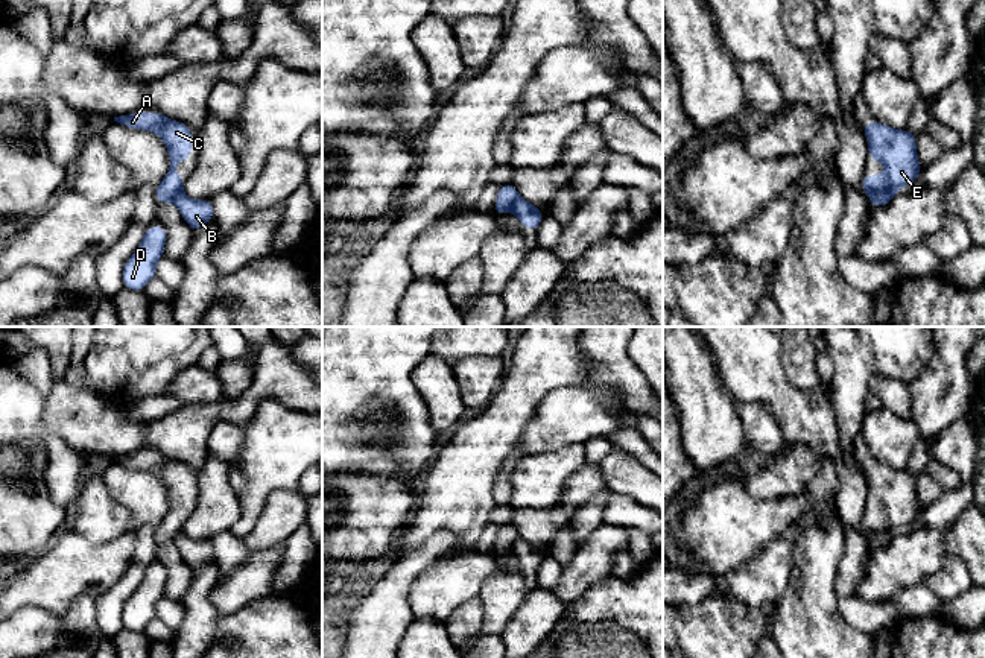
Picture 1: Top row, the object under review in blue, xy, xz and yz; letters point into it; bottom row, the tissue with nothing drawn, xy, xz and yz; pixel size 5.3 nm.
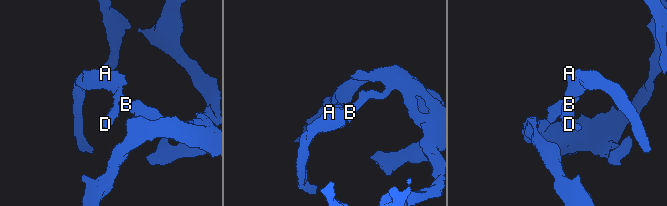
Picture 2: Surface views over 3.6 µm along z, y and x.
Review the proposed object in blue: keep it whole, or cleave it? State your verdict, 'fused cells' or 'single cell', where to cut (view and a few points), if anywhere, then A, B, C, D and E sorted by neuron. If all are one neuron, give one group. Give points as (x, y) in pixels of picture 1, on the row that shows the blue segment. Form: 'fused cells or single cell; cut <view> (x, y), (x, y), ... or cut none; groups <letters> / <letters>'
fused cells; cut yz (896, 187), (882, 190), (871, 202); groups A C D E / B

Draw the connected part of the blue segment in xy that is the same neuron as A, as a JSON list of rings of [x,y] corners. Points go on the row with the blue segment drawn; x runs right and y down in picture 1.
[[[137,111],[128,115],[114,117],[114,122],[129,129],[150,131],[164,141],[169,150],[169,170],[157,185],[155,199],[158,204],[173,202],[185,182],[184,176],[176,175],[176,163],[187,161],[192,157],[192,128],[157,111]]]

